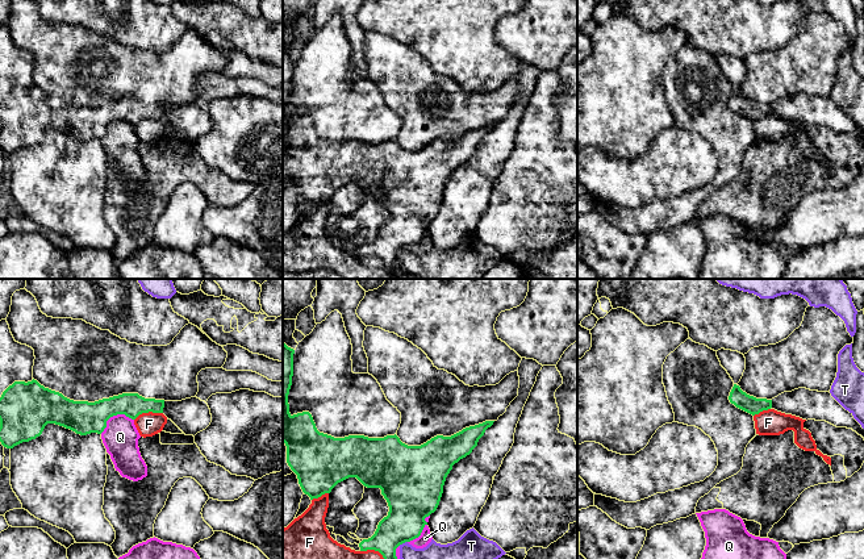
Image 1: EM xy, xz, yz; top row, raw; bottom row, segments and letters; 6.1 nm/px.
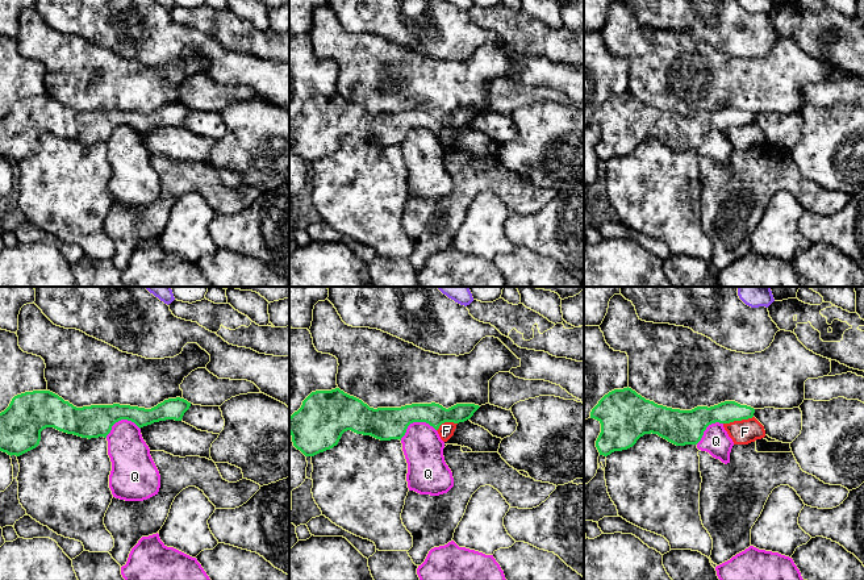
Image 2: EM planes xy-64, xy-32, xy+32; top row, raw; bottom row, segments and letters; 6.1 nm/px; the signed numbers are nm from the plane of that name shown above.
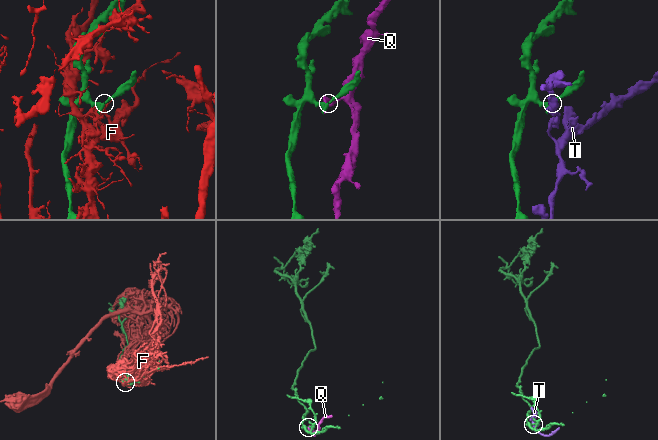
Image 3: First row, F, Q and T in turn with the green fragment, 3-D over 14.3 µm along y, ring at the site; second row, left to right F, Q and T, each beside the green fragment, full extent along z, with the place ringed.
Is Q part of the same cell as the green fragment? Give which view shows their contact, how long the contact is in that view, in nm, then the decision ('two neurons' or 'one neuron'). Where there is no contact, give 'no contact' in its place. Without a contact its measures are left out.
contact in xy; length 220 nm; two neurons

